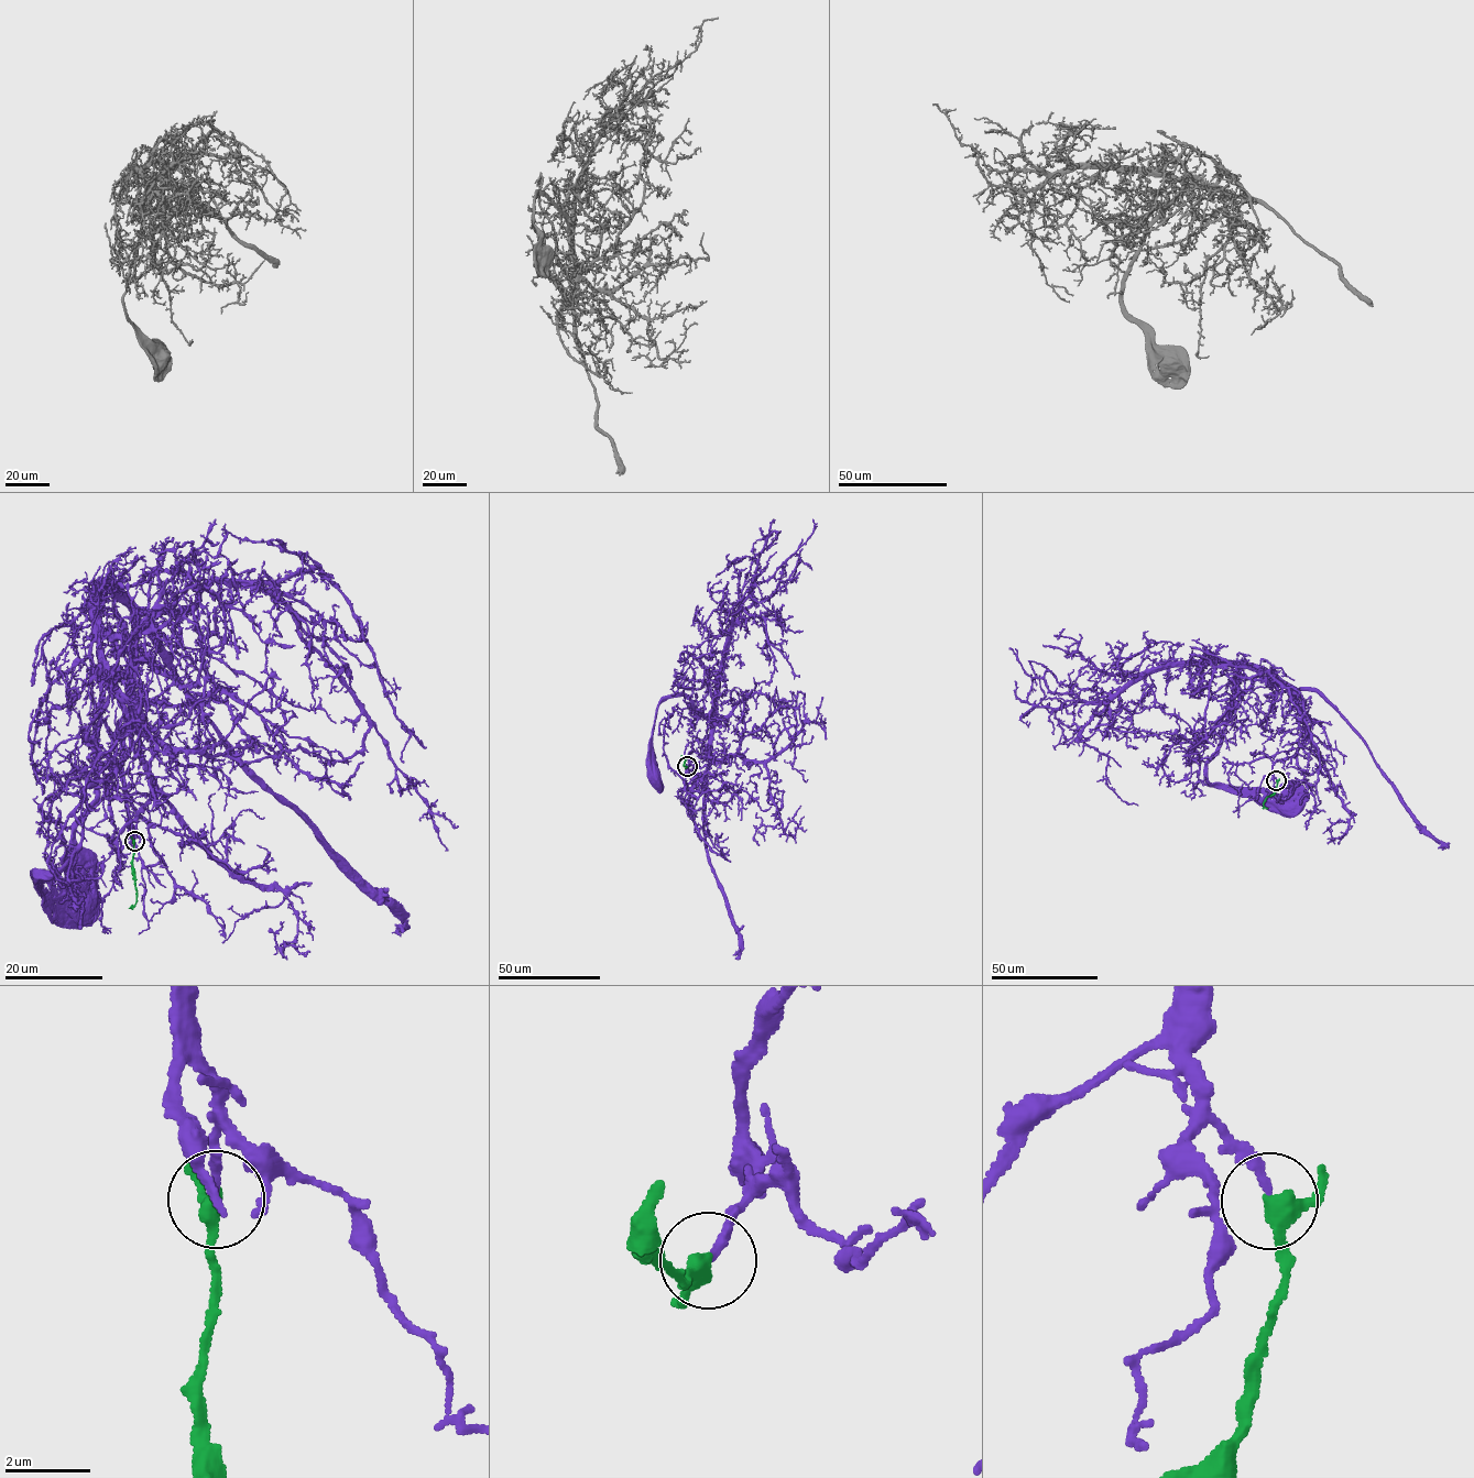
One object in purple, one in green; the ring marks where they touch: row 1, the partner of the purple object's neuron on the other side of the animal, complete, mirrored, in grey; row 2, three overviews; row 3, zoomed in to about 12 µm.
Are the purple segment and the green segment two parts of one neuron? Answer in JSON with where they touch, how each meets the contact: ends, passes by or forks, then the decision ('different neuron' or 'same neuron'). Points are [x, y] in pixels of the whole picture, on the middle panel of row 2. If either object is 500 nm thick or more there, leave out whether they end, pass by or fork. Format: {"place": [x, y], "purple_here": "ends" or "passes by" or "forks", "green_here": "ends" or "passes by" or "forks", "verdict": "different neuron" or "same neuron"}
{"place": [687, 766], "purple_here": "ends", "green_here": "passes by", "verdict": "same neuron"}

